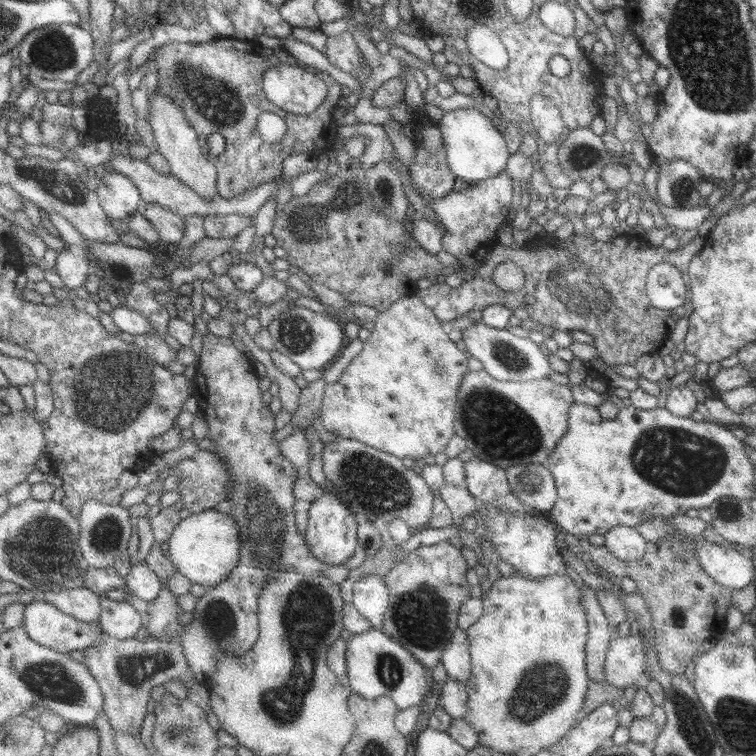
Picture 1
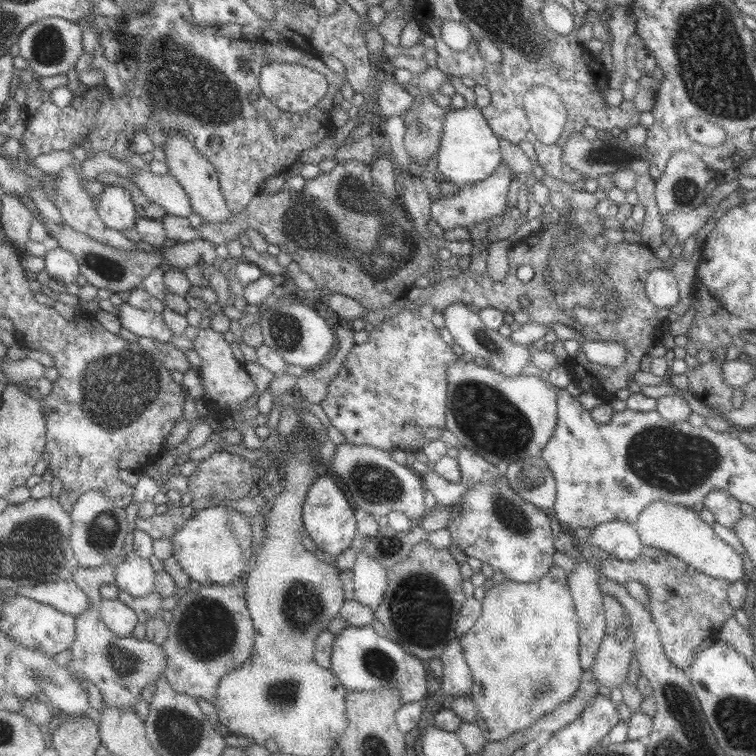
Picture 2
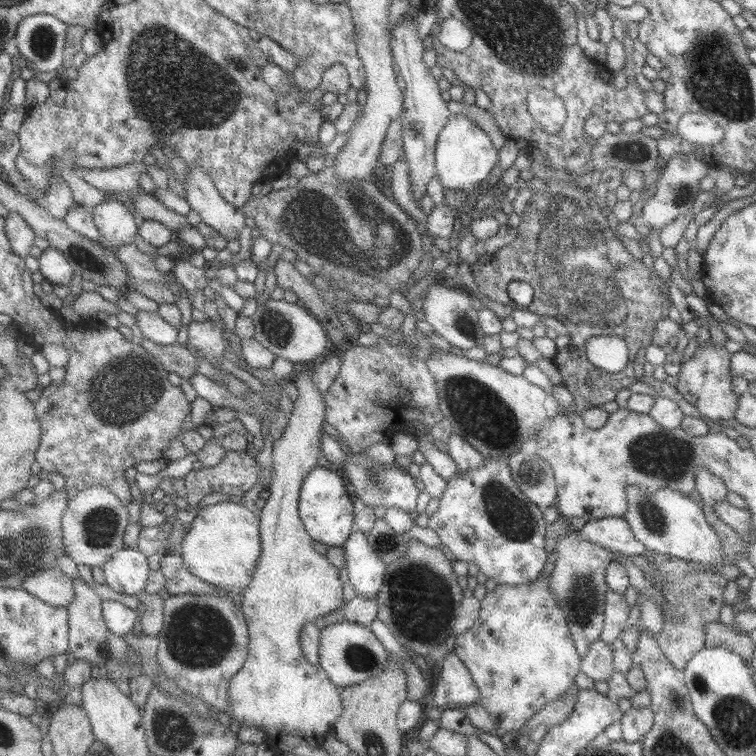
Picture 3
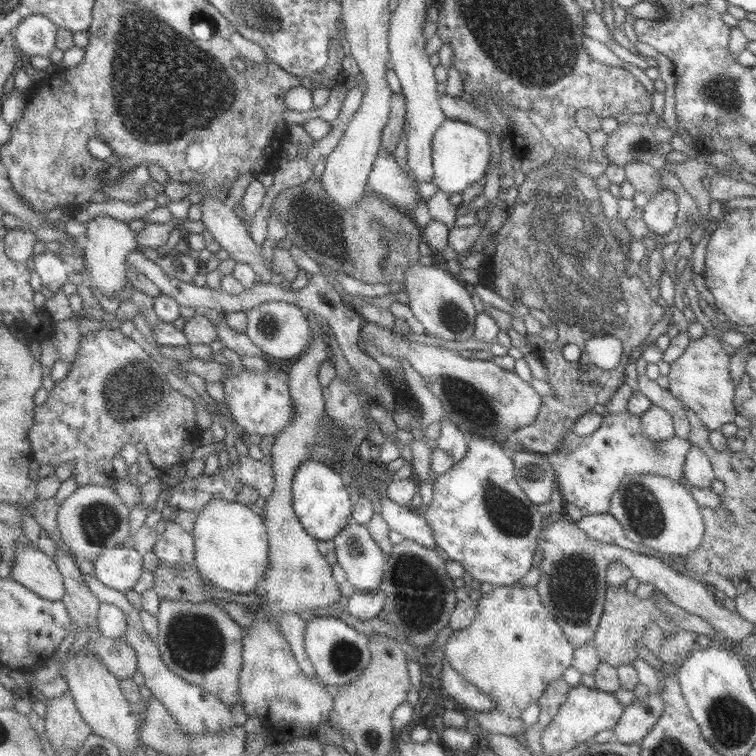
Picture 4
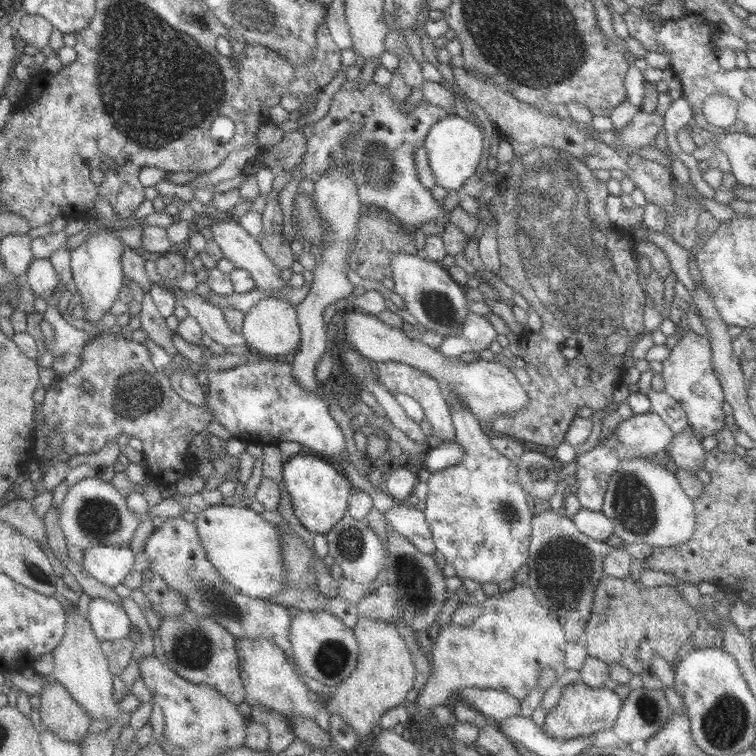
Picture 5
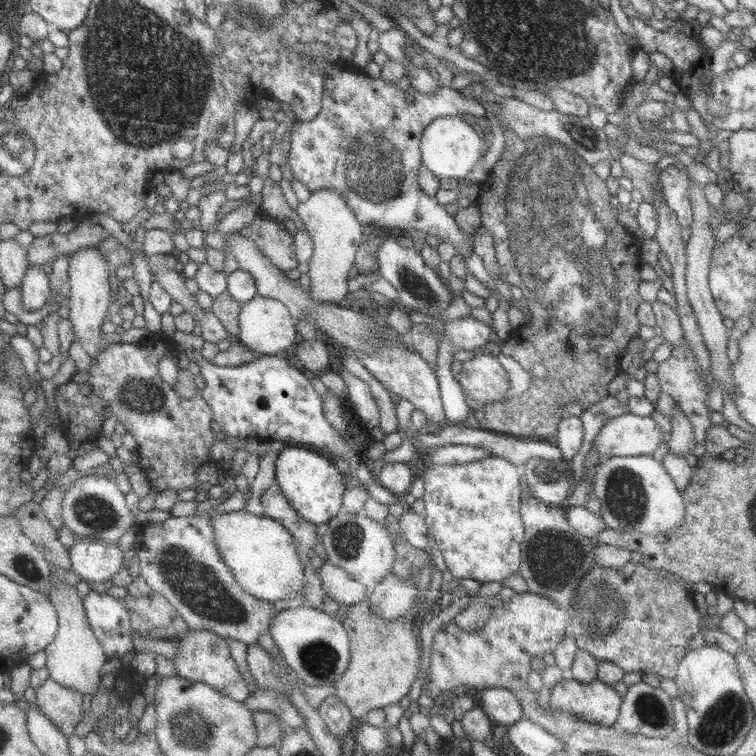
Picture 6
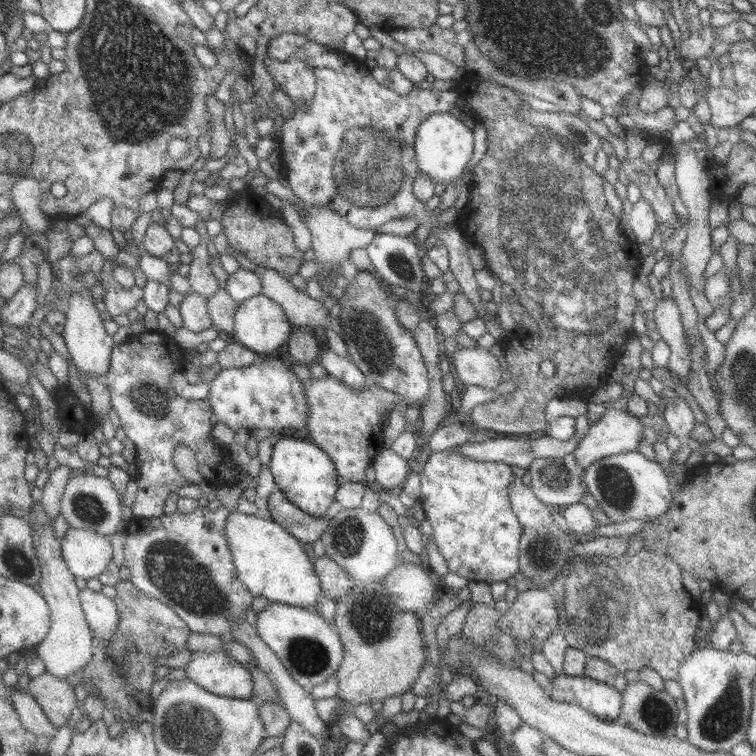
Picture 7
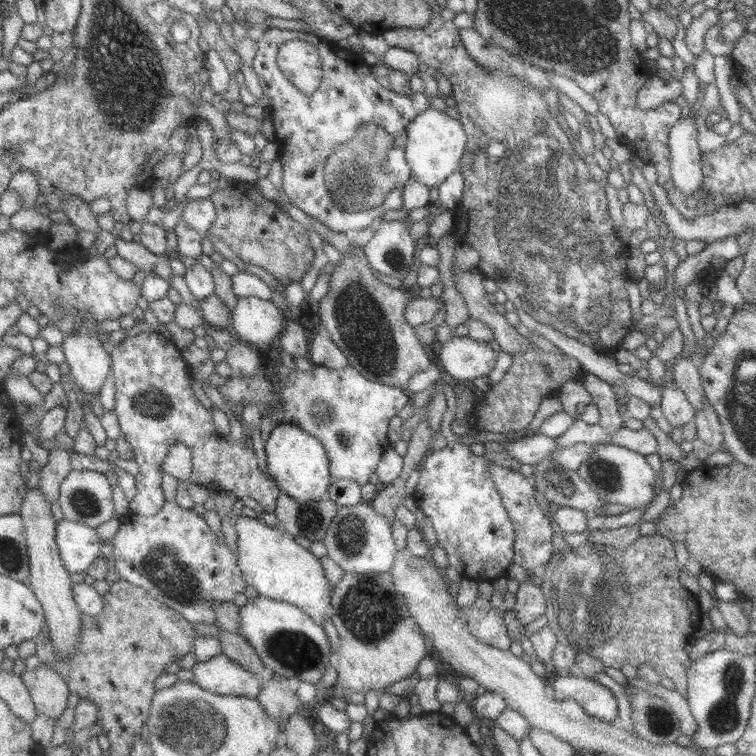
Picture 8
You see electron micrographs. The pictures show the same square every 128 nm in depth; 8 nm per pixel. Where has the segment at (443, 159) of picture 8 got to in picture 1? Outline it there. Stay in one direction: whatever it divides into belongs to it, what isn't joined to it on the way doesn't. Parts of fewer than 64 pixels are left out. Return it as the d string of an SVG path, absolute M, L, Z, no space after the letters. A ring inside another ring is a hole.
M466 106L443 112L437 127L445 151L445 164L453 176L471 184L504 171L510 152L495 124L479 110Z

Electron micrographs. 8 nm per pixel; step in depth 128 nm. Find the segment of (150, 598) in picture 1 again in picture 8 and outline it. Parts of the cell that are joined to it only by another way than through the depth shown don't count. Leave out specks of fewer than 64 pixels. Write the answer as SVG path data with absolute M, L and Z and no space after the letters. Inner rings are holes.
M65 518L58 522L57 542L71 574L87 574L100 558L104 544L93 527Z

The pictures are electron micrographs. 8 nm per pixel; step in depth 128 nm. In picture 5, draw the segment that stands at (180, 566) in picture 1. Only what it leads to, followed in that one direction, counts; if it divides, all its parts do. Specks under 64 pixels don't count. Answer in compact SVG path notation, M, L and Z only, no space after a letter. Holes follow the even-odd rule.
M216 505L203 510L195 519L203 539L209 562L216 566L219 574L229 586L248 595L249 598L267 600L287 588L280 550L280 534L251 509Z

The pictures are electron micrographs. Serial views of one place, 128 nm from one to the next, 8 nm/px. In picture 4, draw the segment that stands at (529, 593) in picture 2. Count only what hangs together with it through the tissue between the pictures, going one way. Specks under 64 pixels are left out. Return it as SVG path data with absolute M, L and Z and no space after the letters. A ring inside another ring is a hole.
M515 583L511 586L498 586L492 587L488 593L481 594L480 598L476 601L476 615L469 623L469 626L461 630L453 631L443 646L443 662L447 663L451 669L455 669L467 682L470 682L477 690L486 694L493 703L493 708L505 715L507 718L519 718L521 712L533 702L536 702L542 695L547 684L552 680L559 680L562 678L563 672L570 667L572 663L572 647L567 643L563 631L560 626L555 622L554 616L543 606L537 591L534 587L524 587Z

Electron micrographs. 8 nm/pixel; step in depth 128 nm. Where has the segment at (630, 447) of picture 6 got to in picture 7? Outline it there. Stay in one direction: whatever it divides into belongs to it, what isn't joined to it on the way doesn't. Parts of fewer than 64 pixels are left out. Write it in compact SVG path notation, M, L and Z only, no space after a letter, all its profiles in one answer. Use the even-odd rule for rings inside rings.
M614 409L606 410L571 452L581 468L605 456L636 451L643 436L637 417Z

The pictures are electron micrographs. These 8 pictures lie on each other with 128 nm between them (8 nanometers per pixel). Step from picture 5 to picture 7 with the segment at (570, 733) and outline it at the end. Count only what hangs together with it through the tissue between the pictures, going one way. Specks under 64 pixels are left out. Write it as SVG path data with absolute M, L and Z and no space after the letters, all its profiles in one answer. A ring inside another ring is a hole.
M563 674L550 679L546 691L555 702L572 702L601 720L618 721L622 696L610 683Z

